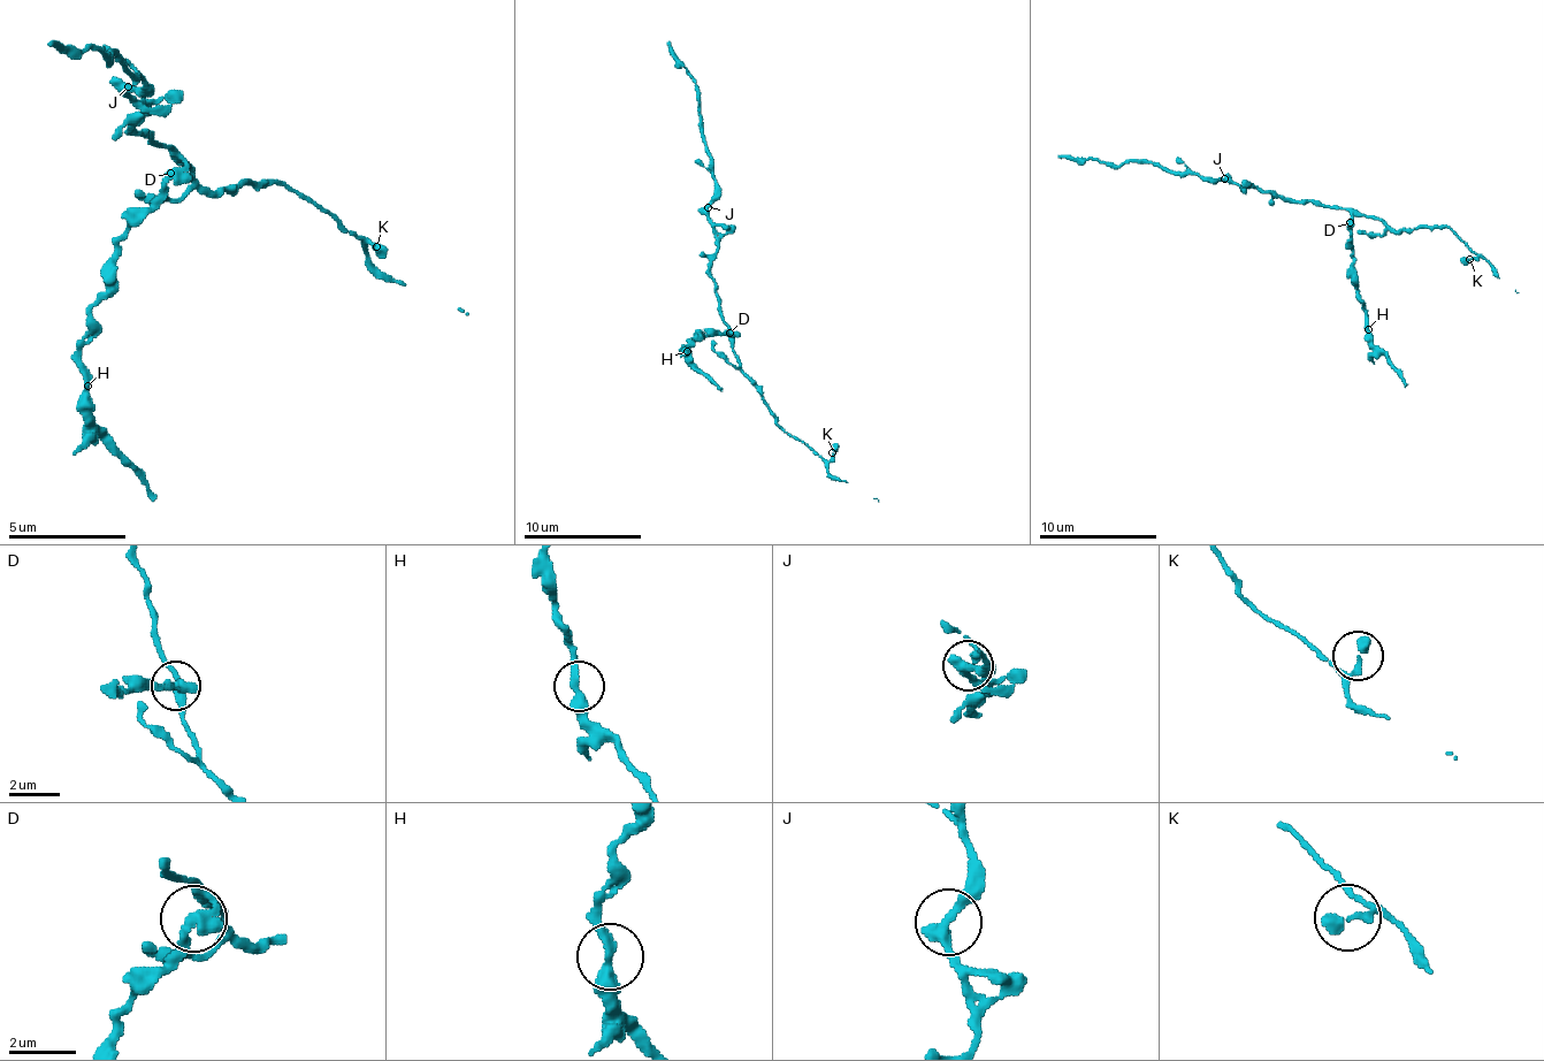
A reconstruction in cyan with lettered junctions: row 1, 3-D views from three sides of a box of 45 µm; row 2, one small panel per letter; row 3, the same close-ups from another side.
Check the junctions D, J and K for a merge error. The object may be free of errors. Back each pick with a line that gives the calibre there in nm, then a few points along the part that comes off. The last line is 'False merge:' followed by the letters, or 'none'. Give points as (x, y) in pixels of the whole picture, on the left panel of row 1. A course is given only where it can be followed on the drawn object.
D: 360 nm | (169, 174), (99, 304), (82, 350), (88, 427), (140, 479), (152, 503)
False merge: D

